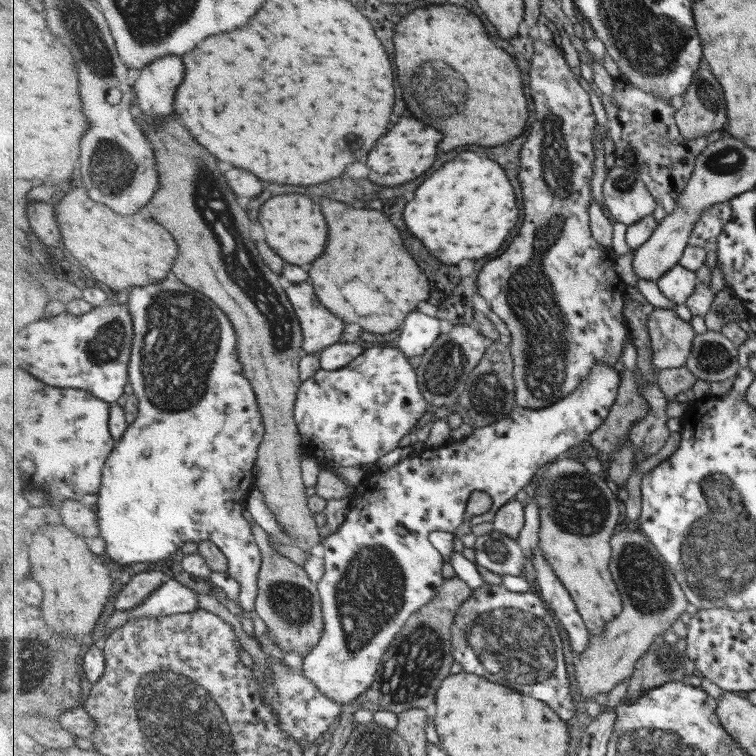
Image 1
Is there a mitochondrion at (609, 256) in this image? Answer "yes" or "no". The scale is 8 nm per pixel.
no

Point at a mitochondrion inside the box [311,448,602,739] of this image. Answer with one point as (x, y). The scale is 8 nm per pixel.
(520, 647)

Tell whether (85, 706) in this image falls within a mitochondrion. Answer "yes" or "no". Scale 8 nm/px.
no

